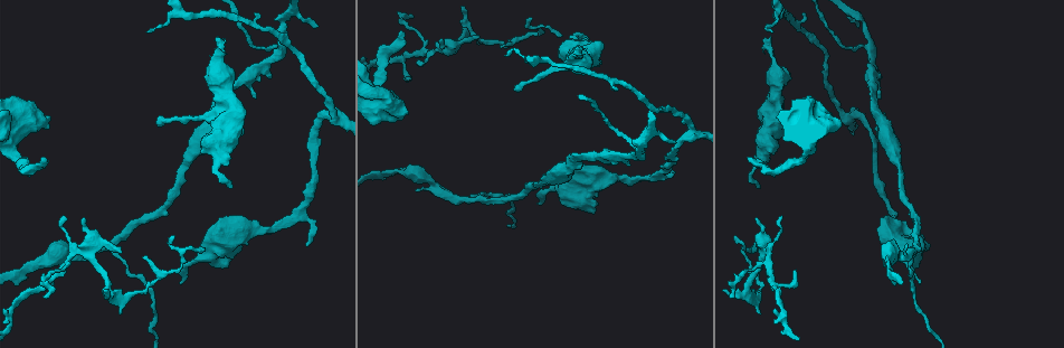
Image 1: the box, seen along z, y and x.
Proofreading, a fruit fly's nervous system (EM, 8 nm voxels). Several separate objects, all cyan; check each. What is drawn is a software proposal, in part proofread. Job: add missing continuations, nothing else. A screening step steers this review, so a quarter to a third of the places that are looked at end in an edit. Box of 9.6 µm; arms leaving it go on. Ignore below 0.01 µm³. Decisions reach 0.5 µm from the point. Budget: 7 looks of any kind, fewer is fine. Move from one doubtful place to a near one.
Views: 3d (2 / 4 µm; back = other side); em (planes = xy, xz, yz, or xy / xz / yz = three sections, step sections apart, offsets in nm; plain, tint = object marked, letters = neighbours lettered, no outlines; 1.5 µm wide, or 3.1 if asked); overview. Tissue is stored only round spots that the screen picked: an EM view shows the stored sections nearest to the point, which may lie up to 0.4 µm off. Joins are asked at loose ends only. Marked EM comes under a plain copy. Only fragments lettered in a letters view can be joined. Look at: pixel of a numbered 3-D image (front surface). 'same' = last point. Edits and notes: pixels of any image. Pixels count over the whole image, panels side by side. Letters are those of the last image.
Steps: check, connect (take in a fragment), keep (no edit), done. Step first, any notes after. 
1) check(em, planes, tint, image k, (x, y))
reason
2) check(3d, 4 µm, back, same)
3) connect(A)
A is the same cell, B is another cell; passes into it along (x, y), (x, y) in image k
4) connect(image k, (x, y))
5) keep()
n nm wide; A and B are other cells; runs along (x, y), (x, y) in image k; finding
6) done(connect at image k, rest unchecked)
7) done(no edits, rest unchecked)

check(em, planes, tint, image 1, (758, 313))

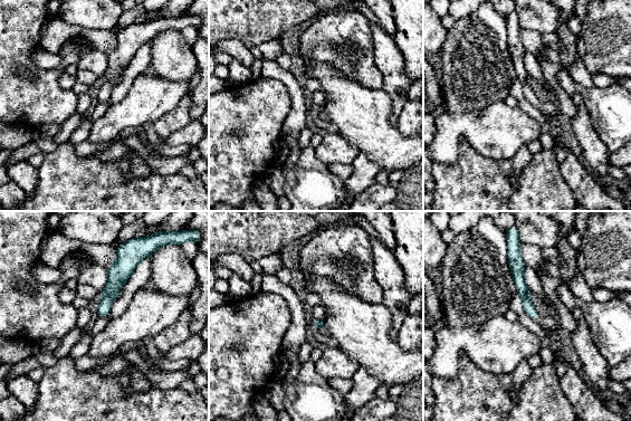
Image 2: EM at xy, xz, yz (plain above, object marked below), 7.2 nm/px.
check(em, planes, letters, same)

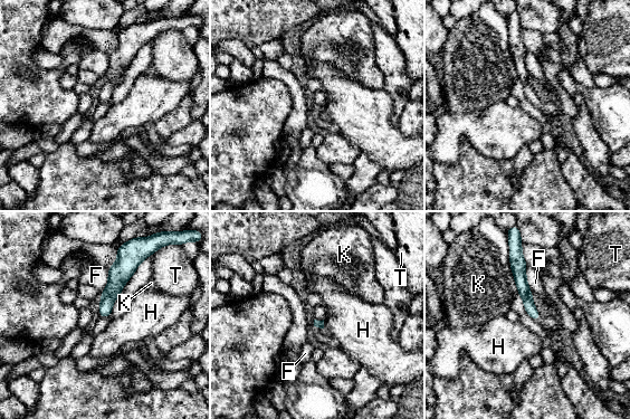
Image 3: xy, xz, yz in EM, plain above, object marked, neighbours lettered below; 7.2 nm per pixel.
keep()
F, H, K and T are other cells; border along (324, 320), (323, 329) in image 3; none of them fits

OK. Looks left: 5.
check(3d, 2 µm, image 1, (215, 38))
an open end

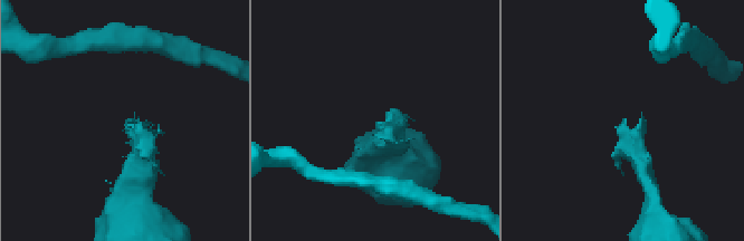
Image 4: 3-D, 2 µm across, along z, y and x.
check(em, xy, step 4, letters, image 4, (129, 119))

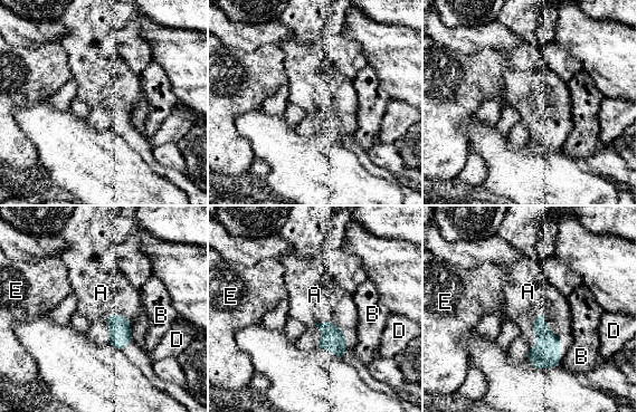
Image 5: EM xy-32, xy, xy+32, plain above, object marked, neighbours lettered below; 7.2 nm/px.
connect(A)
A touches over 240 nm; A is the same cell, B, D and E are other cells; the neuron continues

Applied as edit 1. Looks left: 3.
check(overview)

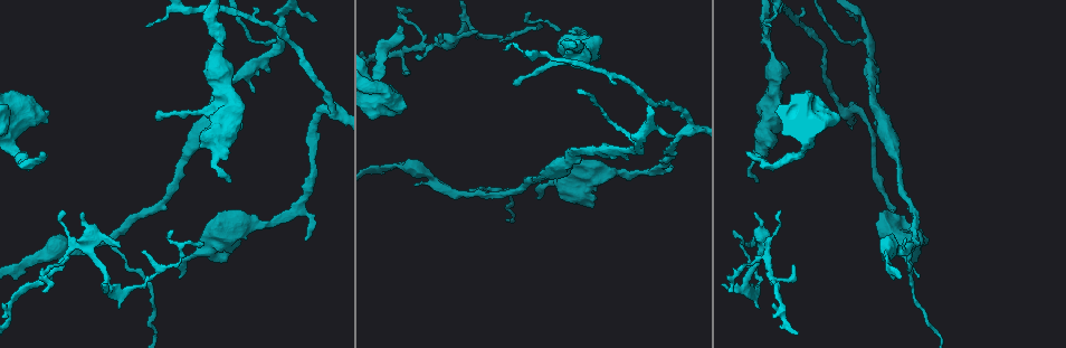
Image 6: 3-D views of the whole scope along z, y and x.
check(em, xz, step 8, letters, image 6, (179, 276))
an open end

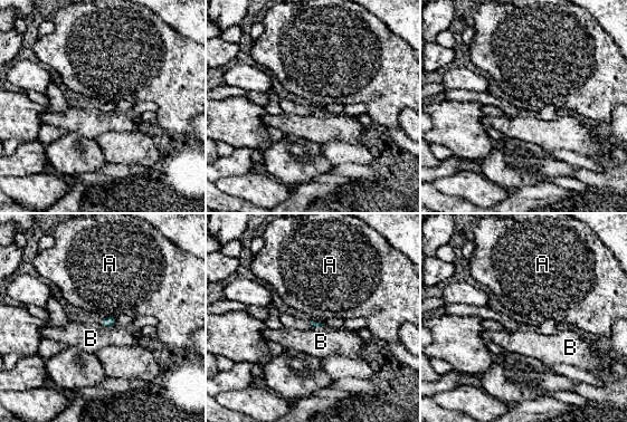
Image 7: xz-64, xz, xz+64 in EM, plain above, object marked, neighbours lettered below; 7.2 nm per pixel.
keep()
A and B are other cells; border along (116, 315), (102, 318) in image 7; none of them fits

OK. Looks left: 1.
done(connect at image 5, rest unchecked)

